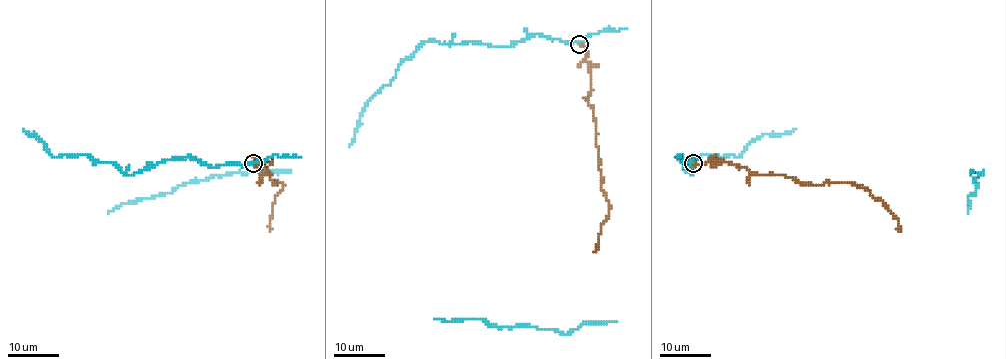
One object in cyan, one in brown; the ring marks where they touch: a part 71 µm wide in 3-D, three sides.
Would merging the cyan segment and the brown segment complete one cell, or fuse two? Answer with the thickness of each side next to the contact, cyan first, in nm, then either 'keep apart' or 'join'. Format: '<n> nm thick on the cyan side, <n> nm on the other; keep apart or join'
180 nm thick on the cyan side, 420 nm on the other; keep apart

